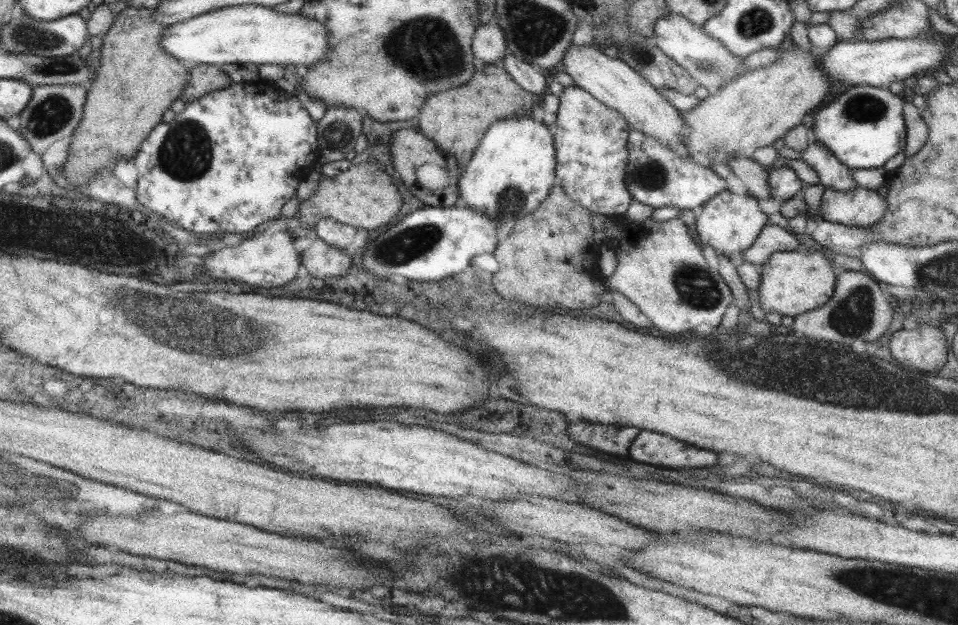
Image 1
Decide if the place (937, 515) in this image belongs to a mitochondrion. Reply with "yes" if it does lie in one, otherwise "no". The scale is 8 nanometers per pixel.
no

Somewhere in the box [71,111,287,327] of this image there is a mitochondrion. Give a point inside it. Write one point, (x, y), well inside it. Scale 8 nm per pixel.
(185, 153)

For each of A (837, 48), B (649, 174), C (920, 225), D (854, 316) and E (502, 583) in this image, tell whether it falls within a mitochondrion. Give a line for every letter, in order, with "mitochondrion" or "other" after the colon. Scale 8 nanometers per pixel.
A: other
B: mitochondrion
C: other
D: mitochondrion
E: mitochondrion

